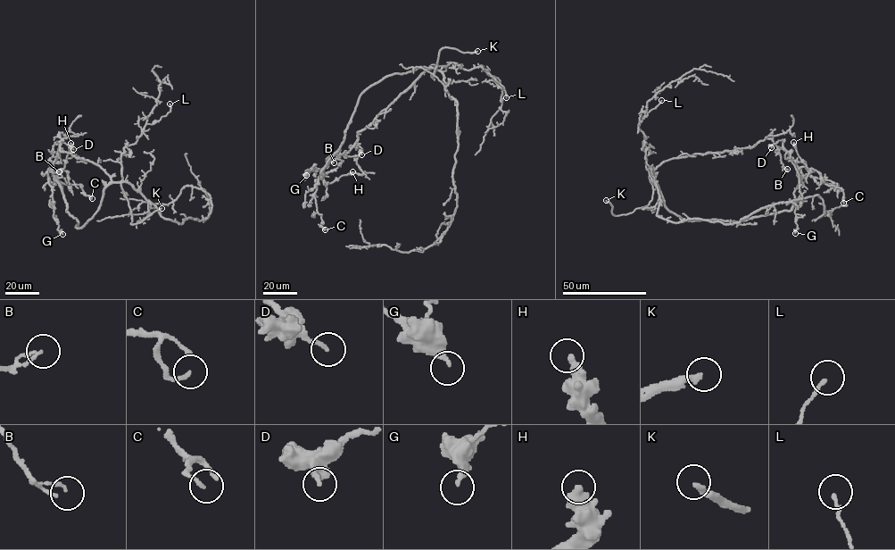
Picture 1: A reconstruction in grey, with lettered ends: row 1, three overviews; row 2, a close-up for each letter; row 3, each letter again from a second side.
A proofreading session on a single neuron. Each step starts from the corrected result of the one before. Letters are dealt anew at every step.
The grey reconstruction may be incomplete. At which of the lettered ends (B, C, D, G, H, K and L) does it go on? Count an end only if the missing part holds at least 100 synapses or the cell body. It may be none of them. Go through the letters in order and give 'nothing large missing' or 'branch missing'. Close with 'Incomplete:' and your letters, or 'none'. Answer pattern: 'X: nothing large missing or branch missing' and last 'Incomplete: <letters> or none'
B: nothing large missing
C: nothing large missing
D: nothing large missing
G: nothing large missing
H: nothing large missing
K: branch missing
L: nothing large missing
Incomplete: K

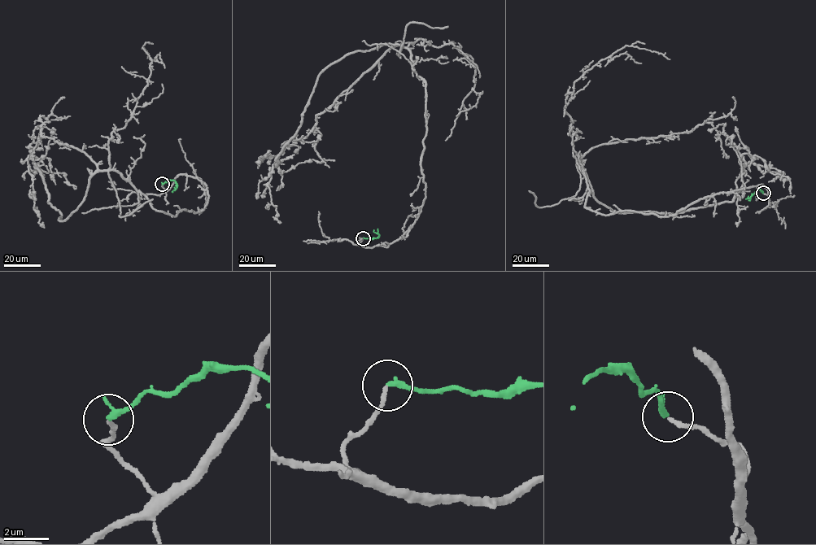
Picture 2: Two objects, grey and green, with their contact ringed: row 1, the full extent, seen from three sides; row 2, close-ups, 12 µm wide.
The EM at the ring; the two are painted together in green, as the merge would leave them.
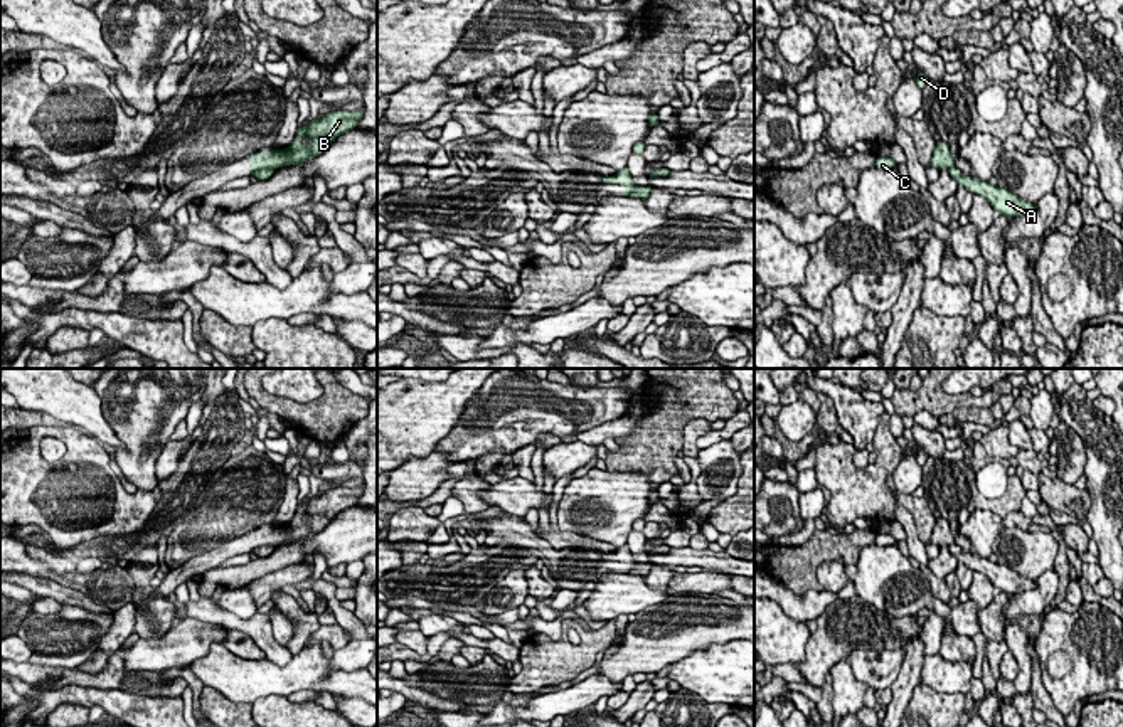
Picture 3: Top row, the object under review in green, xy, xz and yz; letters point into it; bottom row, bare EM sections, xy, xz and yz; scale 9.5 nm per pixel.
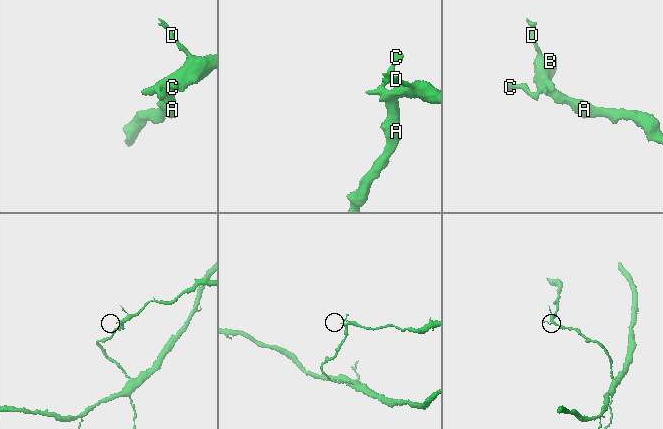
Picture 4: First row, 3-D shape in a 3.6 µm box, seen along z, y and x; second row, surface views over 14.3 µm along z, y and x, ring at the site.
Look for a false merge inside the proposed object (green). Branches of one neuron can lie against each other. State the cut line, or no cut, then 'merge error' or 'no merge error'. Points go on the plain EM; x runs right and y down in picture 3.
cut in xy along (275, 546), (263, 544), (251, 551); merge error

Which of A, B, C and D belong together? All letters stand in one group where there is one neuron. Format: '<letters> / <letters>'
A / B C D

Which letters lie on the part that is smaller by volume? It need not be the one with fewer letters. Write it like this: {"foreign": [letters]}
{"foreign": ["B", "C", "D"]}

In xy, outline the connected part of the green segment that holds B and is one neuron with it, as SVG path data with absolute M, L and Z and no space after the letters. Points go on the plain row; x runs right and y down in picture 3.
M365 485L359 488L332 488L322 495L310 496L306 505L298 505L295 518L285 527L268 527L266 530L249 532L249 552L259 545L278 545L283 542L298 542L310 533L318 533L338 513L357 505Z

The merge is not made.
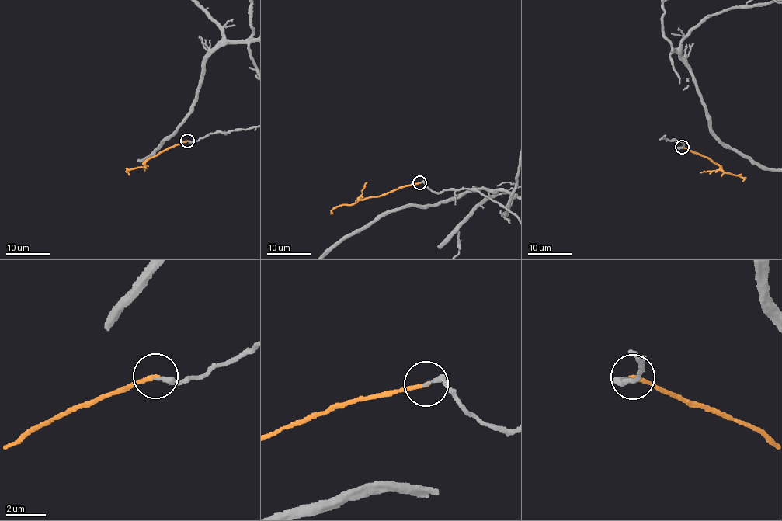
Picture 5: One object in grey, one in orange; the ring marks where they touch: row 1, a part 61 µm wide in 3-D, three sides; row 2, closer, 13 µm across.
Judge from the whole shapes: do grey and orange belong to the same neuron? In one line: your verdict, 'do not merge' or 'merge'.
merge

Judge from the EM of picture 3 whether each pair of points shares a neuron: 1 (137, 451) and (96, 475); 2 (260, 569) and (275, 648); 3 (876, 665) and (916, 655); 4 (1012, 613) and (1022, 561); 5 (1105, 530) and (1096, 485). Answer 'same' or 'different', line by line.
1: different
2: different
3: different
4: different
5: same

